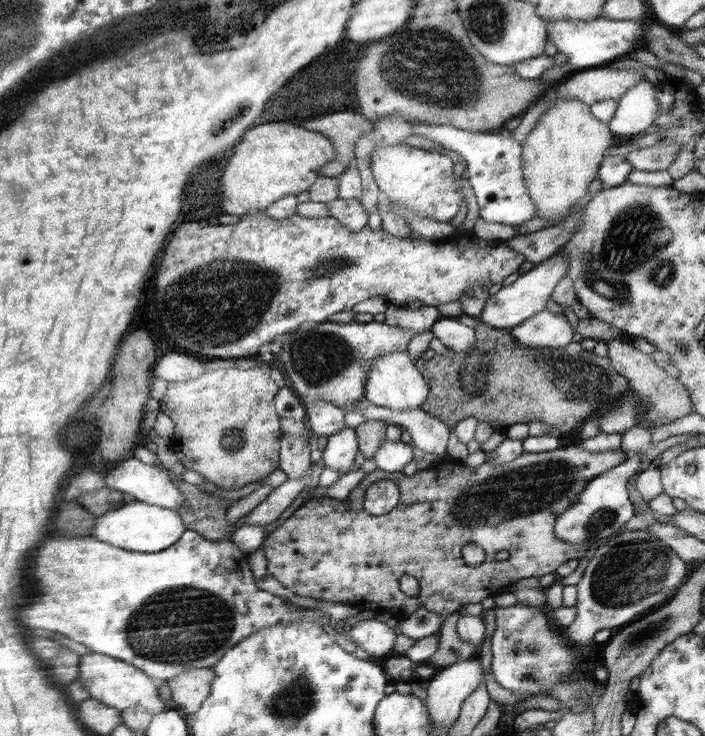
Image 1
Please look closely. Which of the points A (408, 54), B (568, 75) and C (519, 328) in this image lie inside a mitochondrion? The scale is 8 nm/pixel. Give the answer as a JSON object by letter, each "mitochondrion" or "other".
{"A":"mitochondrion","B":"other","C":"other"}

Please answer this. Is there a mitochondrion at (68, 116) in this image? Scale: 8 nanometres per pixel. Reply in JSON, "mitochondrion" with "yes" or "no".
{"mitochondrion":"no"}

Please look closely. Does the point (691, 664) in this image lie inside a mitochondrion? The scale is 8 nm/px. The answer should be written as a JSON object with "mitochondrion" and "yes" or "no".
{"mitochondrion":"no"}

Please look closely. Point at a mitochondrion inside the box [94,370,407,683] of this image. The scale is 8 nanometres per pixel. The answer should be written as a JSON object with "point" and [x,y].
{"point":[207,616]}

